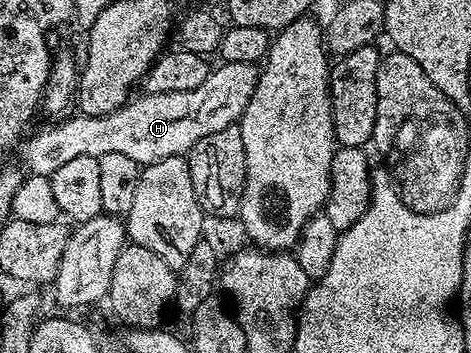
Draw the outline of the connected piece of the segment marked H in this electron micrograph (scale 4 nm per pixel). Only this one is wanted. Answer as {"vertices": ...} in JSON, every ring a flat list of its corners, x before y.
{"vertices":[[219,62,211,70,208,81,197,89,188,89,188,93,142,93,139,99,131,98,123,107,107,115,71,114,55,122,58,123,55,127,36,132,21,144,21,166,29,174,50,176,60,169,60,165,75,157,99,159,104,153,124,153,124,157,132,157,132,161,145,165,164,157,186,155,200,137,233,127,241,120,258,84,259,74,259,68,252,63]]}

